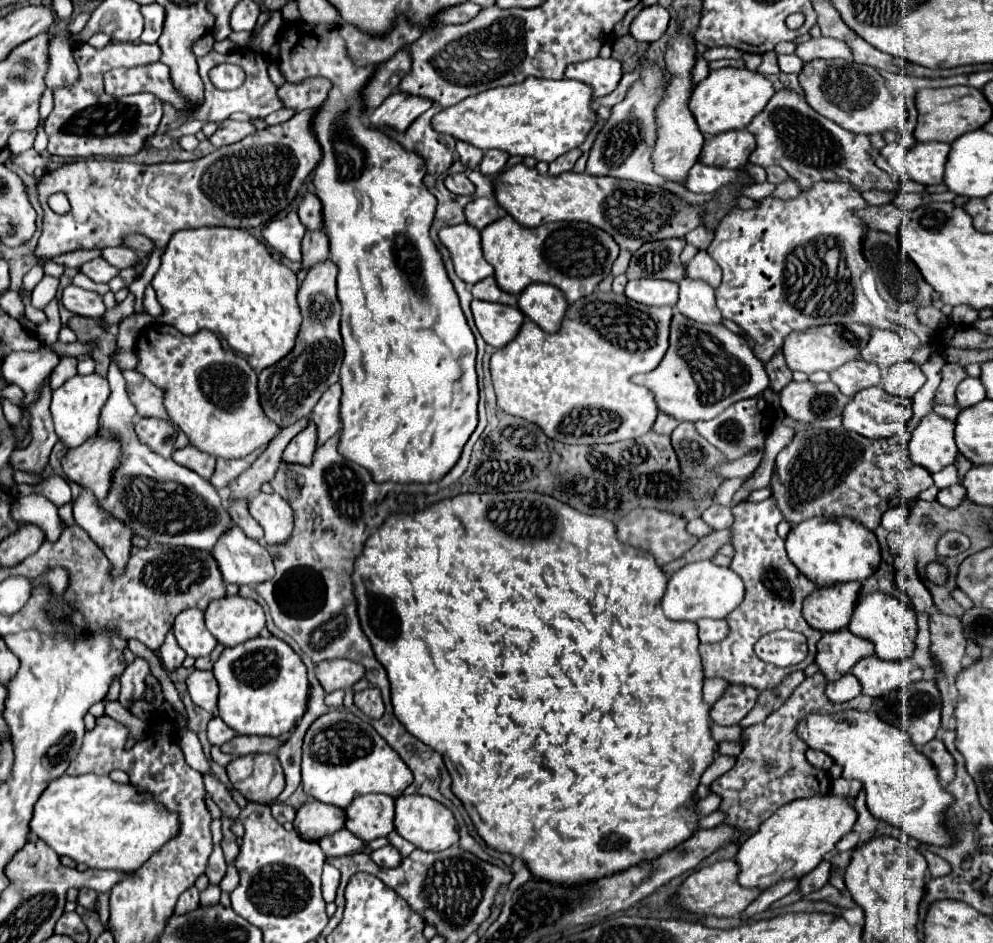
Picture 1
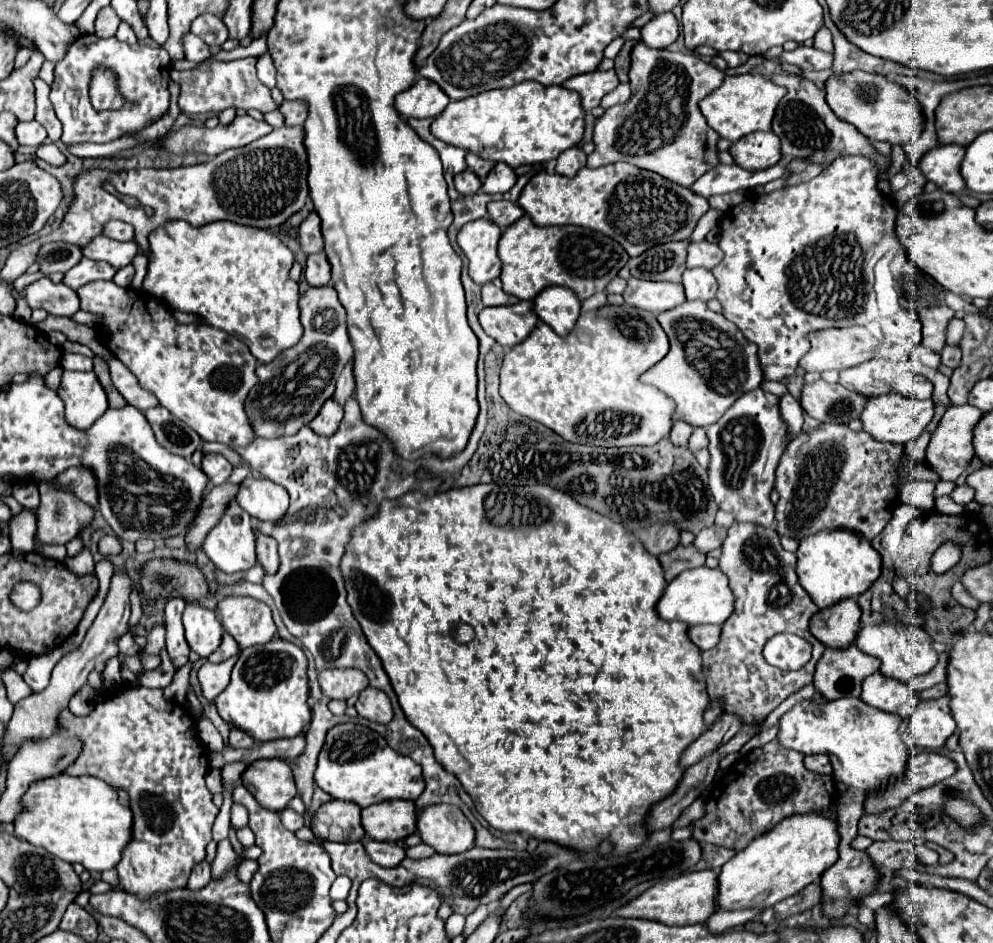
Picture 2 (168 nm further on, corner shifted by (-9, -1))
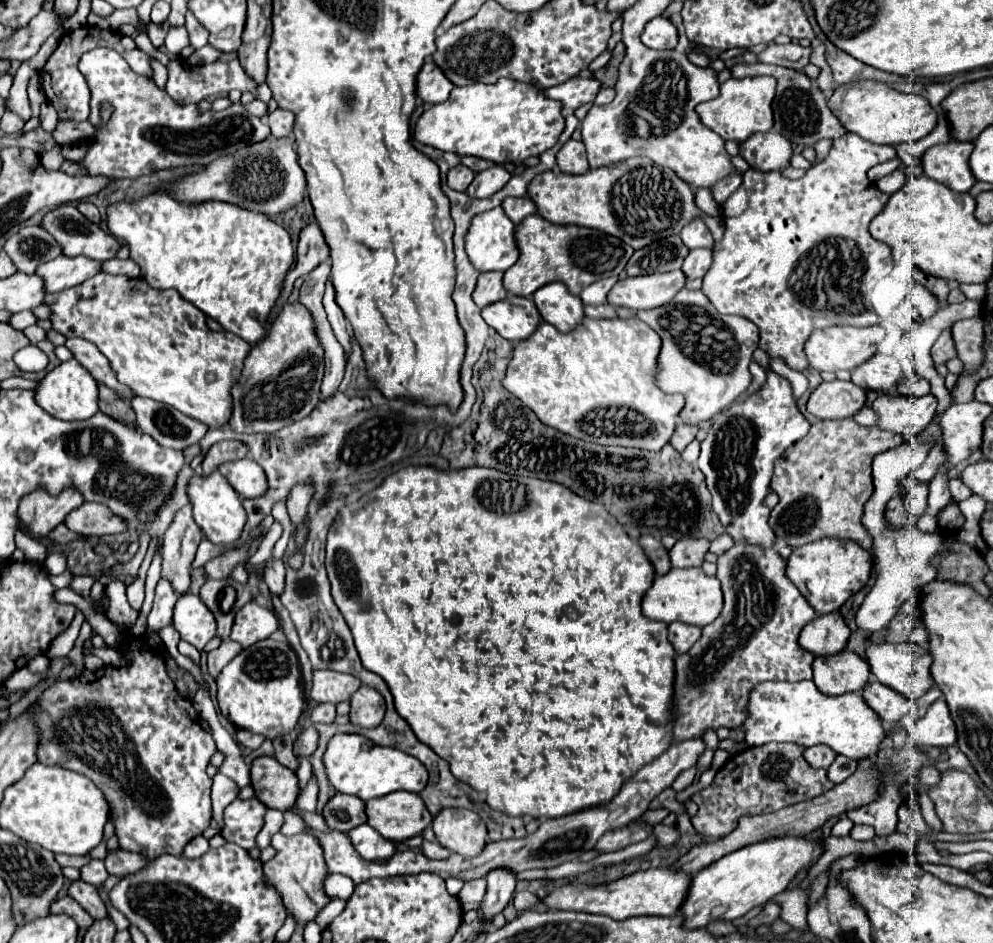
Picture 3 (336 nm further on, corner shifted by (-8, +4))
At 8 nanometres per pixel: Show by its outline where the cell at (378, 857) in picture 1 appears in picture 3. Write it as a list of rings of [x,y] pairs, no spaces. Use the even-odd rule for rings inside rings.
[[[368,824],[354,828],[352,832],[348,832],[348,836],[354,848],[358,848],[358,854],[366,860],[388,860],[396,852],[396,844],[380,836],[380,832],[376,832]]]

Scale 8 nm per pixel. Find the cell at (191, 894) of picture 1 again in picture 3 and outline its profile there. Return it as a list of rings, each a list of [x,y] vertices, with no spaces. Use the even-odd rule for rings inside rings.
[[[198,836],[198,840],[190,842],[190,844],[184,848],[184,856],[186,856],[186,858],[190,858],[190,860],[196,860],[196,858],[204,856],[208,850],[210,850],[208,840],[206,840],[204,836]]]

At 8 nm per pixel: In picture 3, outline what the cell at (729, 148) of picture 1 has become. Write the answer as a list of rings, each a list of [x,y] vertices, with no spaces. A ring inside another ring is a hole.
[[[770,130],[764,134],[754,134],[740,144],[740,156],[748,162],[750,168],[768,172],[782,170],[788,166],[792,156],[792,146],[784,136]]]

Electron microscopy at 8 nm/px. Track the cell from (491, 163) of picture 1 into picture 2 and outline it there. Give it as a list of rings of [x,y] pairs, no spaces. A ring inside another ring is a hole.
[[[495,163],[495,167],[491,169],[491,173],[487,175],[487,179],[483,181],[483,187],[481,191],[483,193],[489,193],[489,195],[495,195],[495,193],[507,193],[517,181],[517,175],[515,171],[505,165],[505,163]]]

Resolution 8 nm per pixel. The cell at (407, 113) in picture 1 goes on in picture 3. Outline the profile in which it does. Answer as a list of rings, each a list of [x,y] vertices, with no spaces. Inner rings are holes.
[[[426,60],[416,78],[416,96],[422,100],[422,104],[432,106],[438,102],[446,102],[452,88],[454,86],[450,84],[450,80],[446,80],[442,70],[432,60]]]

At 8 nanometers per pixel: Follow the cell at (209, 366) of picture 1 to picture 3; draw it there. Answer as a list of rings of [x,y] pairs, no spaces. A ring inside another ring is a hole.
[[[100,272],[70,290],[50,294],[46,300],[52,308],[54,330],[62,332],[66,338],[80,336],[84,340],[94,342],[100,352],[110,360],[116,378],[122,384],[130,386],[136,396],[168,404],[180,410],[182,414],[206,424],[208,428],[228,426],[232,416],[230,390],[238,382],[244,368],[244,360],[252,346],[230,332],[210,330],[206,326],[206,316],[194,304],[182,300],[178,292],[150,288],[142,278],[126,278]]]

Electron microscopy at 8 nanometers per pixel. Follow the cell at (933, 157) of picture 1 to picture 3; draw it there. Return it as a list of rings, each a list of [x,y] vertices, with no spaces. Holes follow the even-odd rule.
[[[958,140],[932,146],[922,156],[924,174],[954,192],[968,192],[976,182],[968,166],[968,156],[972,148],[972,142]]]

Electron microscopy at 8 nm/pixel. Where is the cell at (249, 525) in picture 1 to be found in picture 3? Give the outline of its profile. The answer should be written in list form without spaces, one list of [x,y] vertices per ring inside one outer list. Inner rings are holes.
[[[270,558],[270,560],[264,562],[262,580],[266,582],[266,586],[268,586],[268,590],[272,594],[280,594],[282,592],[282,588],[284,588],[284,574],[286,574],[286,570],[284,570],[282,560]]]

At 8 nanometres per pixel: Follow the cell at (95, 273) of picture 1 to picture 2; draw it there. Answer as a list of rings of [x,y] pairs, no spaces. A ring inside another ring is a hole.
[[[83,259],[79,261],[79,265],[75,265],[73,269],[69,269],[65,275],[63,275],[63,283],[67,283],[67,287],[71,289],[79,289],[83,287],[85,283],[91,283],[91,281],[97,281],[97,277],[111,277],[115,275],[115,267],[103,263],[103,261],[91,261],[91,259]]]

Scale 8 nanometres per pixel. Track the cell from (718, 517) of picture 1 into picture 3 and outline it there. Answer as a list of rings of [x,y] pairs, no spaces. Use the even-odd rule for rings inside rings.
[[[686,538],[678,540],[670,548],[670,560],[674,568],[688,568],[688,566],[702,566],[704,554],[710,548],[710,540],[706,538]]]

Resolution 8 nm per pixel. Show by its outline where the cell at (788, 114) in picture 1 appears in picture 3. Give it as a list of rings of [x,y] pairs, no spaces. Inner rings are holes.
[[[740,62],[732,68],[734,78],[744,78],[746,74],[766,74],[766,76],[778,78],[776,98],[772,104],[774,128],[776,128],[776,132],[780,132],[790,142],[814,146],[818,140],[824,140],[824,138],[836,140],[836,138],[846,134],[846,128],[840,124],[840,120],[826,106],[826,98],[824,98],[822,90],[818,86],[814,86],[814,82],[804,72],[790,70],[784,66],[774,66],[774,64],[762,64],[762,62],[756,62],[756,64]]]

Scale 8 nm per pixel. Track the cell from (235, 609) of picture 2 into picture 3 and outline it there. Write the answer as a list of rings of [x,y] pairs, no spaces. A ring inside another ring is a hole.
[[[248,602],[236,612],[234,626],[230,638],[238,642],[242,648],[268,638],[272,632],[278,630],[278,620],[274,612],[260,602]]]

